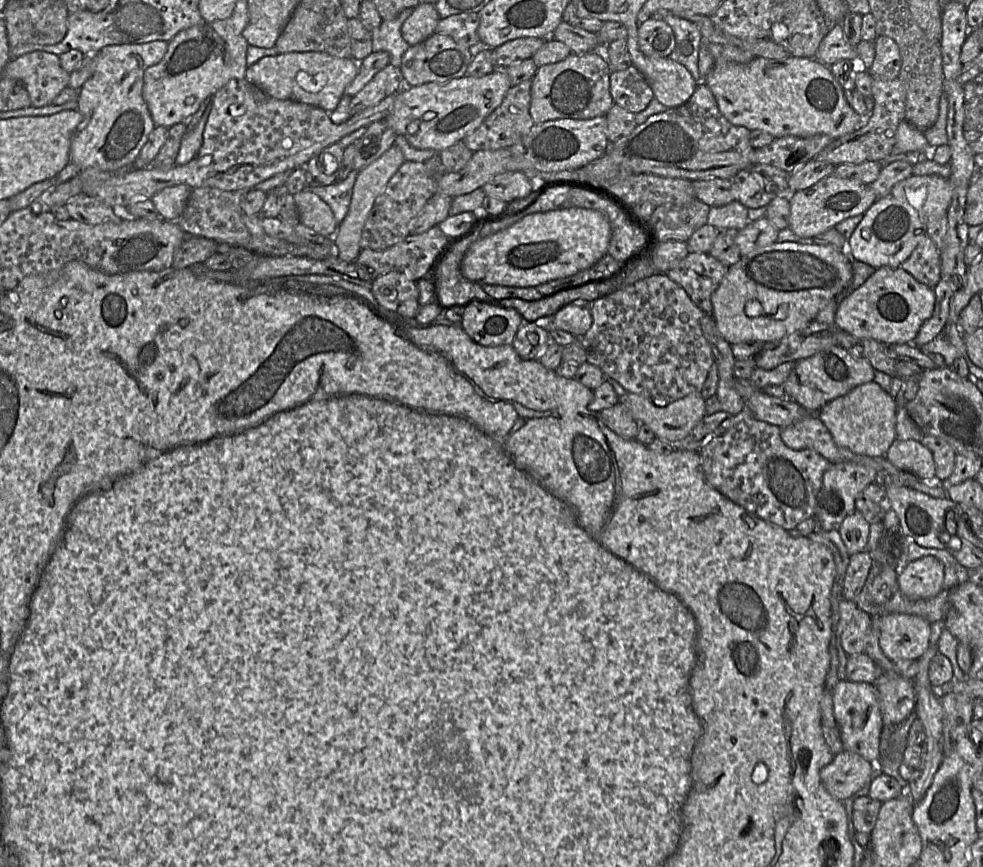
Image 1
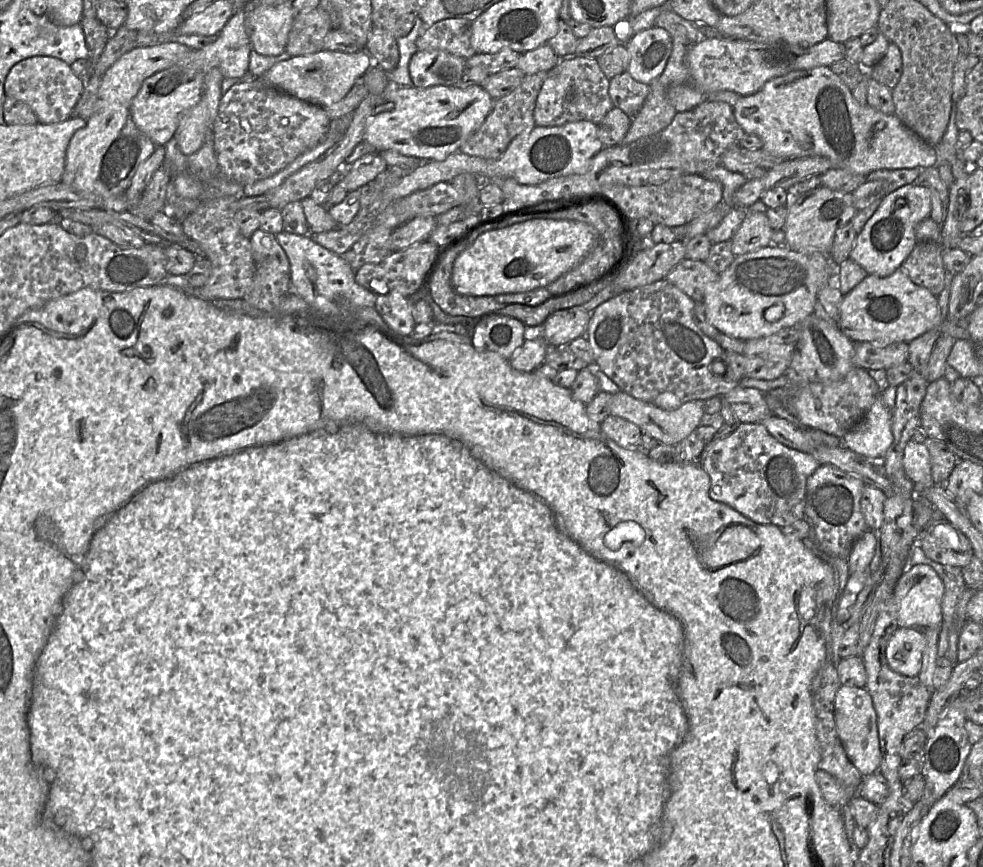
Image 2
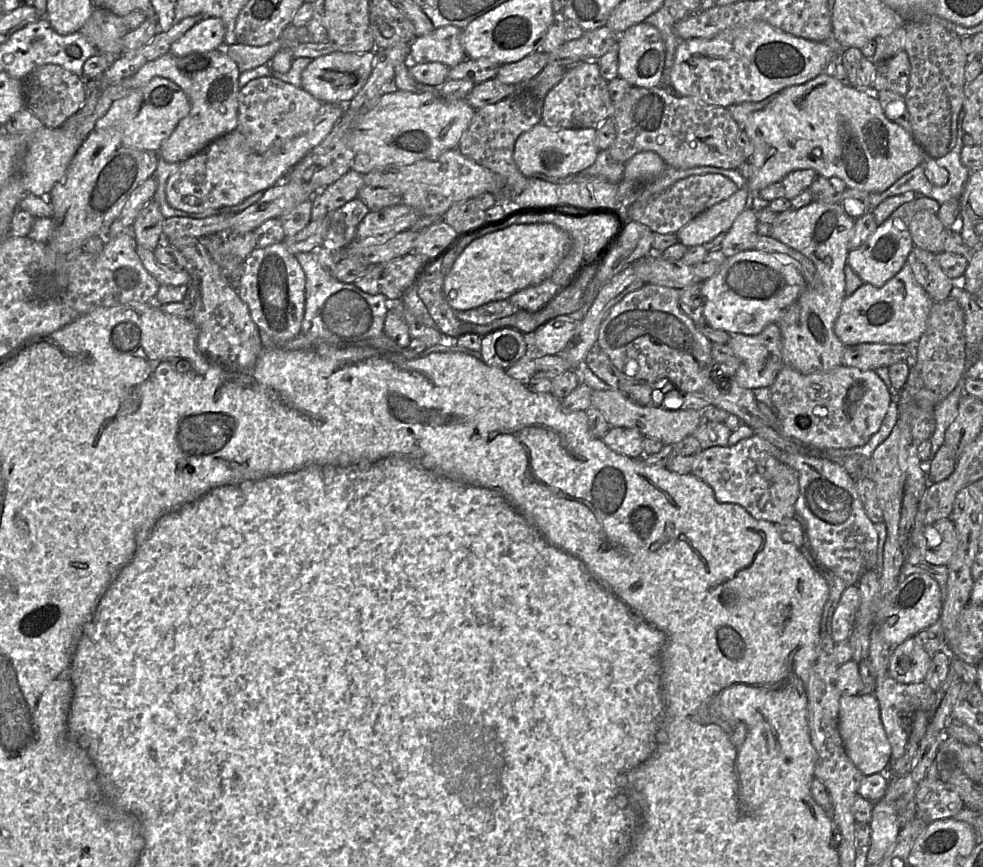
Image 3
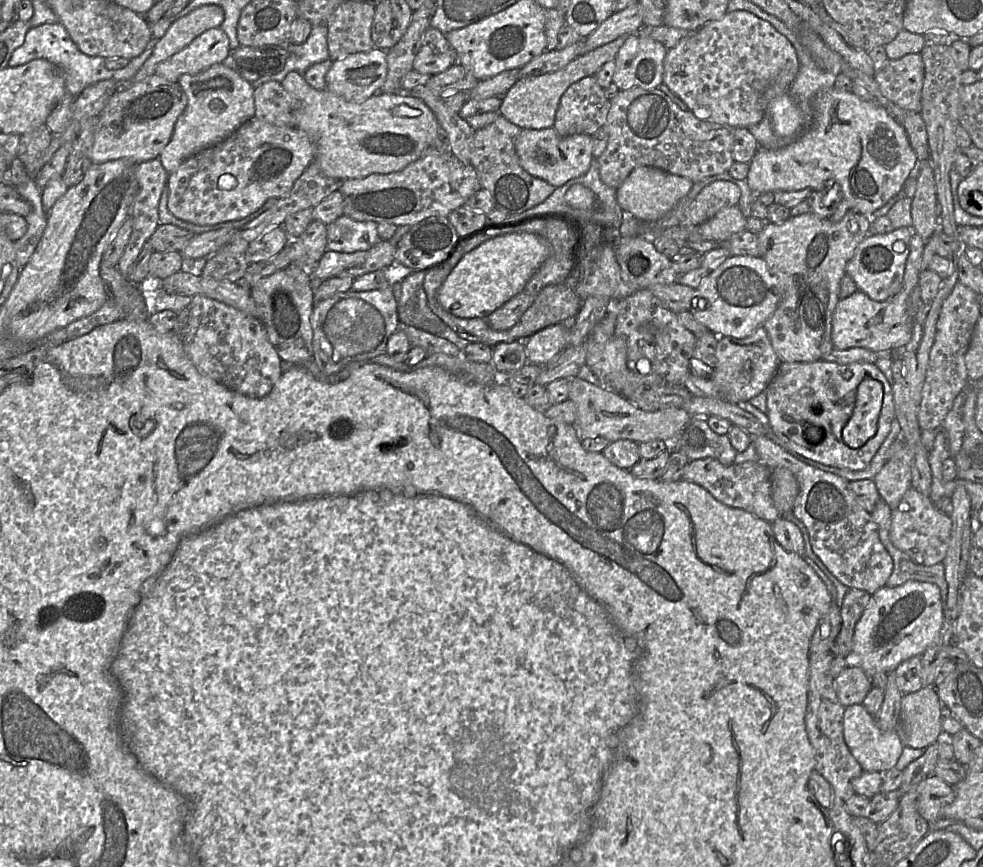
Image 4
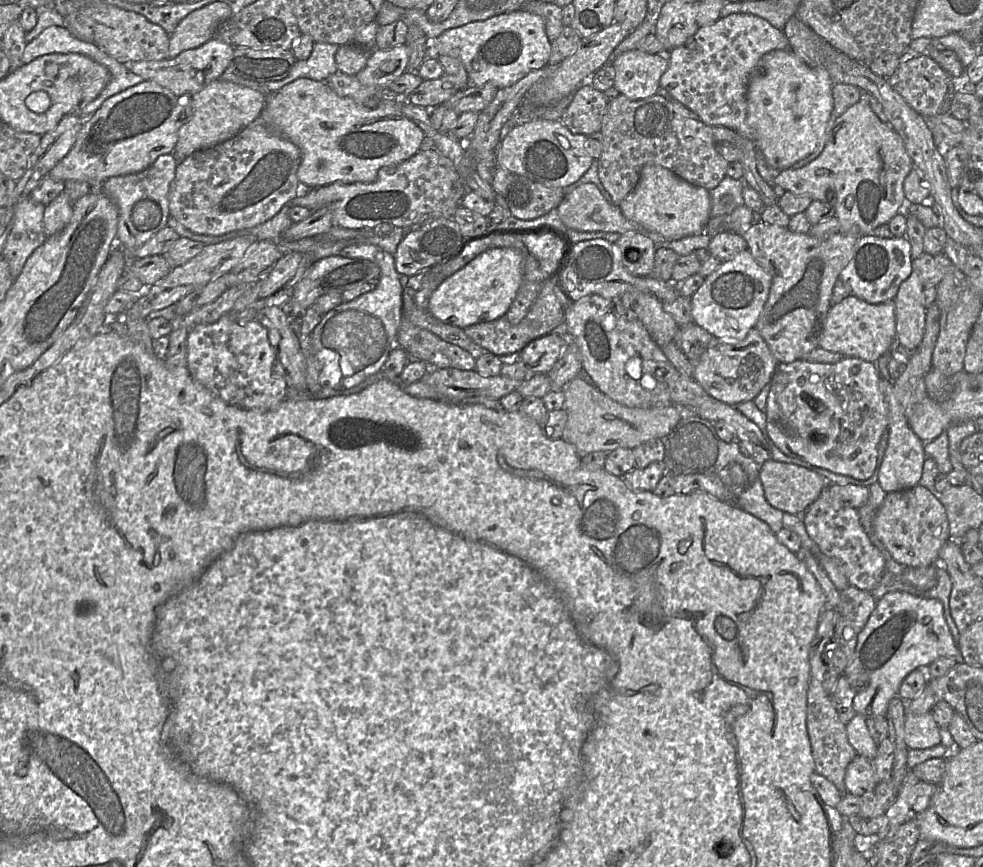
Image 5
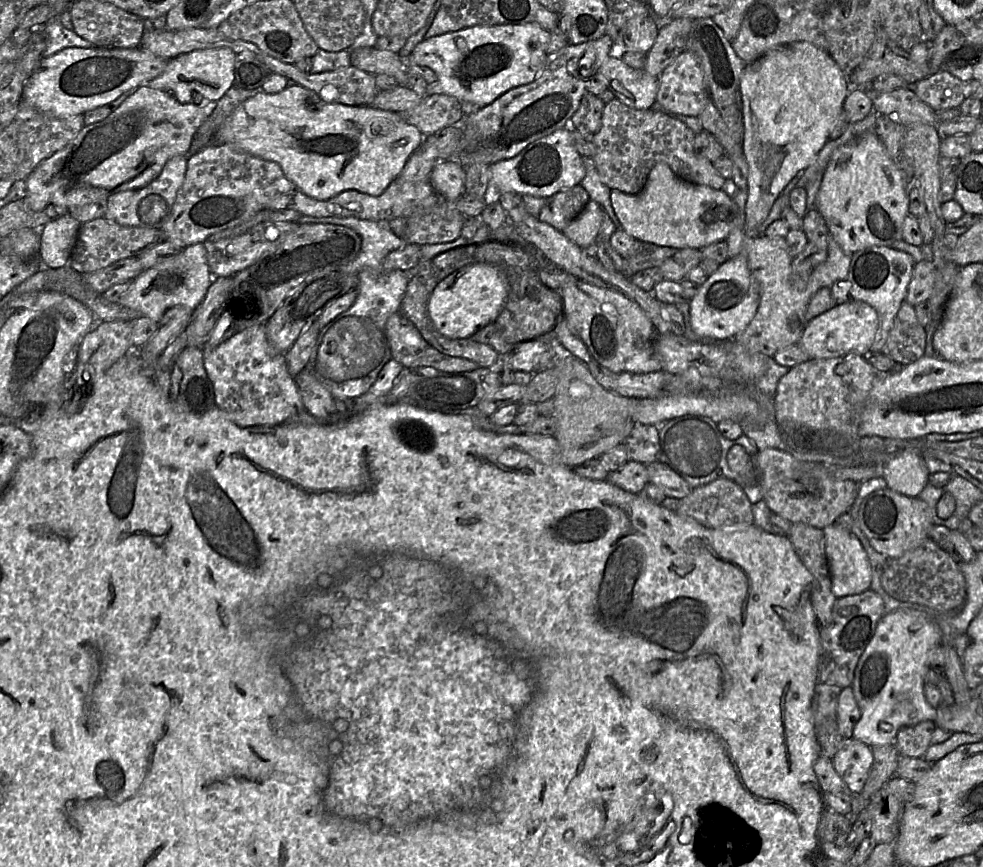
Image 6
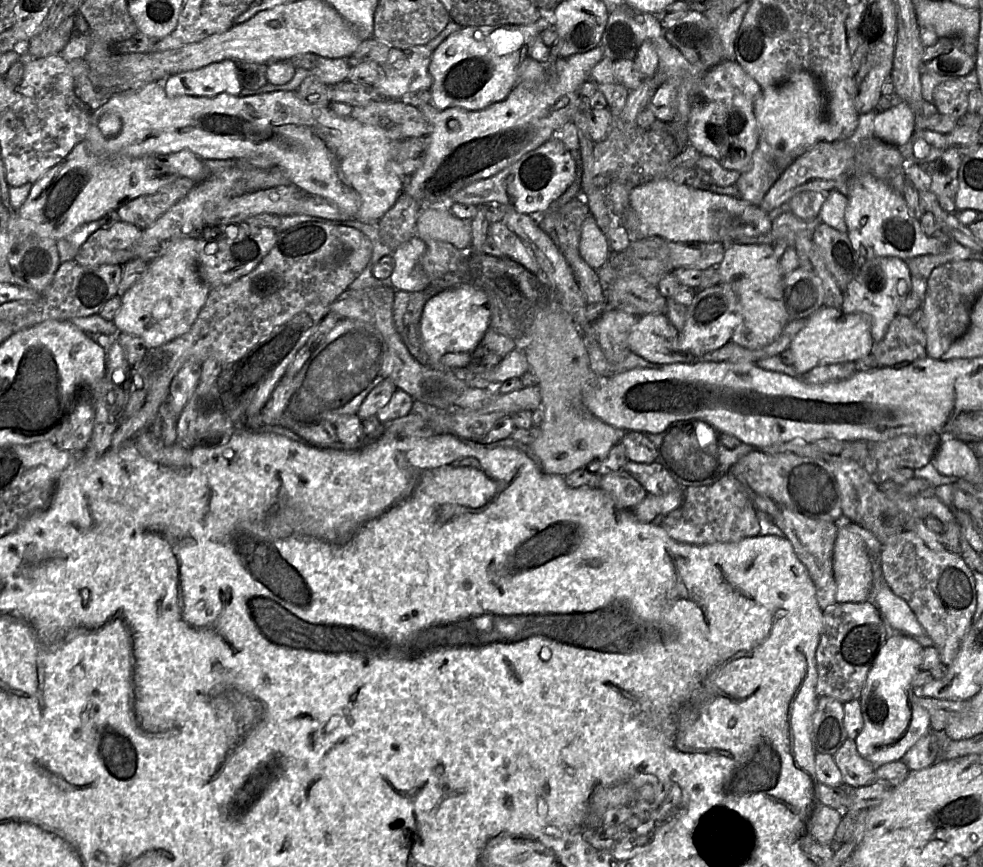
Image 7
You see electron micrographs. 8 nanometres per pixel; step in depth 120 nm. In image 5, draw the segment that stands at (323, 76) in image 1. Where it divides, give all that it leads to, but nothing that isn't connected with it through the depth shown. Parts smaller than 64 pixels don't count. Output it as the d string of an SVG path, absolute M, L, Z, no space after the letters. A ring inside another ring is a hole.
M397 46L388 50L374 49L366 66L355 76L365 86L384 86L396 80L408 69L409 49Z

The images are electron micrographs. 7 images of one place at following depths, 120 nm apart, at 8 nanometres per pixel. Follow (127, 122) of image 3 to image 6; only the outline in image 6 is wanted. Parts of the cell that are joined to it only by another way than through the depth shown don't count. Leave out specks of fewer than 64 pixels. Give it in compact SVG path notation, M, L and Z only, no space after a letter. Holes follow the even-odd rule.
M142 86L133 91L107 118L104 120L85 126L65 148L58 151L51 157L42 161L36 169L25 179L26 189L23 202L25 206L34 212L42 212L49 204L54 204L57 207L65 209L70 214L70 206L77 207L81 204L94 202L100 199L108 199L112 194L126 191L140 189L147 186L154 179L156 179L166 162L175 156L185 156L192 144L192 137L201 126L201 124L211 115L216 103L206 103L204 105L195 105L194 103L180 103L171 94L162 90L150 88L149 86Z

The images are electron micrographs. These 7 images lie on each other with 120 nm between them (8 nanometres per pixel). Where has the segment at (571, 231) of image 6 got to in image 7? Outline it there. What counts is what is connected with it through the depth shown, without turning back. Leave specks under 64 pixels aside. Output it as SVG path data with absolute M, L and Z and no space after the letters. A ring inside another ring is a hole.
M591 214L581 225L579 253L581 258L595 270L606 265L611 255L607 237L599 229Z

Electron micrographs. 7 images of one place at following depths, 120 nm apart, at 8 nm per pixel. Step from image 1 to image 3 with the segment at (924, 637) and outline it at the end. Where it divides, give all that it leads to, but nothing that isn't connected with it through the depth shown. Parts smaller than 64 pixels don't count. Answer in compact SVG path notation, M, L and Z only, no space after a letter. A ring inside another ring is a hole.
M916 635L895 646L889 659L889 675L904 684L925 680L931 657L917 642Z

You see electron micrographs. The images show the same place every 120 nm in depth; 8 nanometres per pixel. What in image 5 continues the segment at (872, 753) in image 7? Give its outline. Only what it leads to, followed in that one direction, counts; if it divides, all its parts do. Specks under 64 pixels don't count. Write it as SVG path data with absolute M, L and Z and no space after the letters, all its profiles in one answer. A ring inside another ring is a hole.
M892 591L892 592L886 593L882 598L880 598L877 601L874 611L869 616L864 628L860 632L857 643L856 643L856 648L854 650L851 661L844 670L844 675L847 676L850 686L856 692L858 692L853 700L853 707L854 707L856 714L860 714L865 717L886 716L889 702L893 697L898 695L900 685L903 682L903 680L905 679L905 677L910 672L912 672L913 670L915 670L917 668L923 668L923 669L926 668L926 675L927 675L927 667L932 662L934 662L936 659L938 659L940 657L954 658L957 661L957 663L960 662L960 659L961 659L960 649L959 649L958 645L956 644L956 642L952 636L952 633L949 629L949 626L947 624L947 621L945 619L944 612L943 612L943 604L941 603L941 601L936 598L927 598L924 596L916 596L916 595L913 595L908 592L904 592L904 591Z

